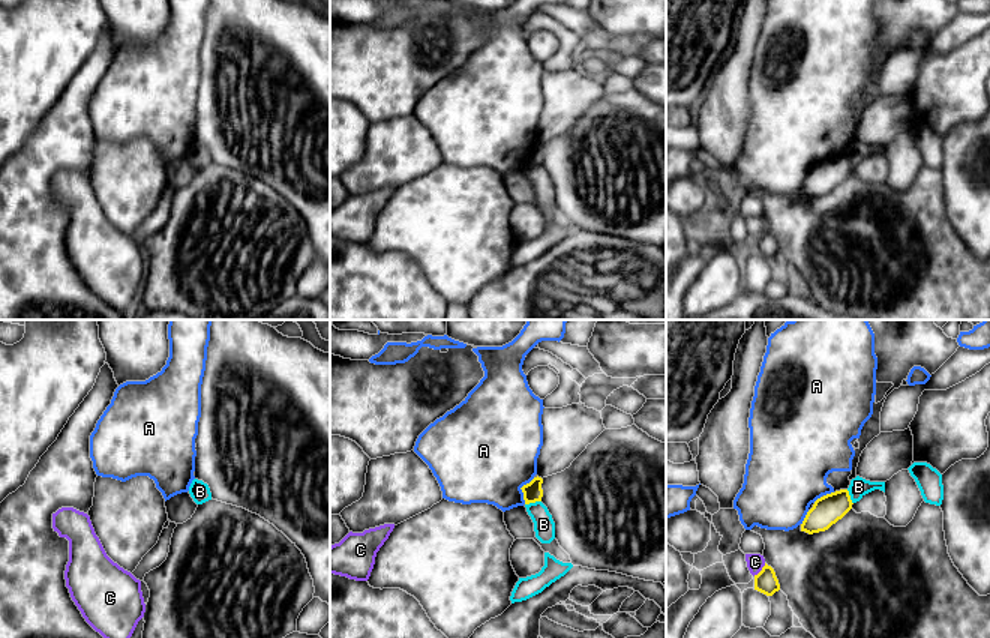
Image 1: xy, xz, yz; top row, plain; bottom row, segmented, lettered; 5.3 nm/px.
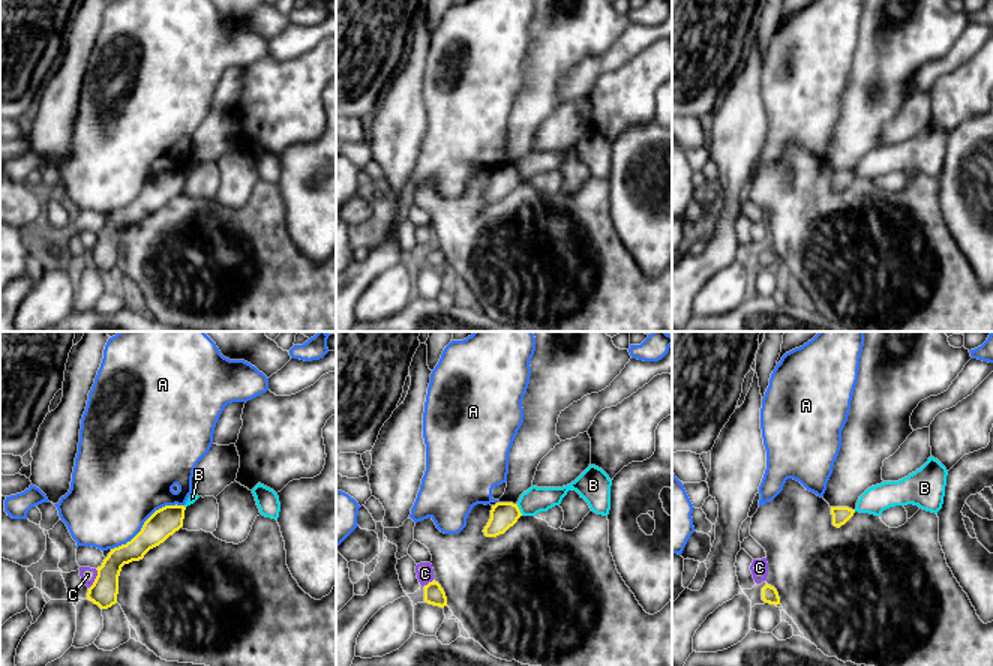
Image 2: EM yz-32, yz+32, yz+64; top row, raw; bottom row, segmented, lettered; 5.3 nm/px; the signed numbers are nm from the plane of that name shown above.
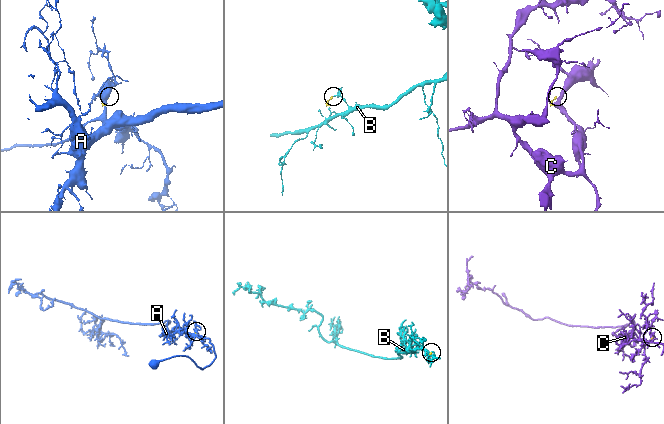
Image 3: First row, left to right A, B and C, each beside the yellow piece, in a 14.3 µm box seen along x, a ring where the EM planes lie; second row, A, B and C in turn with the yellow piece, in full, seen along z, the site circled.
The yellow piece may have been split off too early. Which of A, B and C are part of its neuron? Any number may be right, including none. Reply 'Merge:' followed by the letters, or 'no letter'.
Merge: no letter

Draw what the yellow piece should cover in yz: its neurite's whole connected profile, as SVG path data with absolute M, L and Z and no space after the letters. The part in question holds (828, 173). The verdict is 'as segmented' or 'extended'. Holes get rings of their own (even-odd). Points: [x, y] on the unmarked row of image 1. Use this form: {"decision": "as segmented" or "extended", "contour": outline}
{"decision": "as segmented", "contour": "M840 153L818 162L807 176L801 188L801 195L813 198L828 194L852 173L852 168L848 153Z"}

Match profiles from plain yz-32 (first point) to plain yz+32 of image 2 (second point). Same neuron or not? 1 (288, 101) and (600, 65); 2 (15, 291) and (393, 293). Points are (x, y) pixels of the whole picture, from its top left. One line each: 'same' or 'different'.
1: different
2: different

